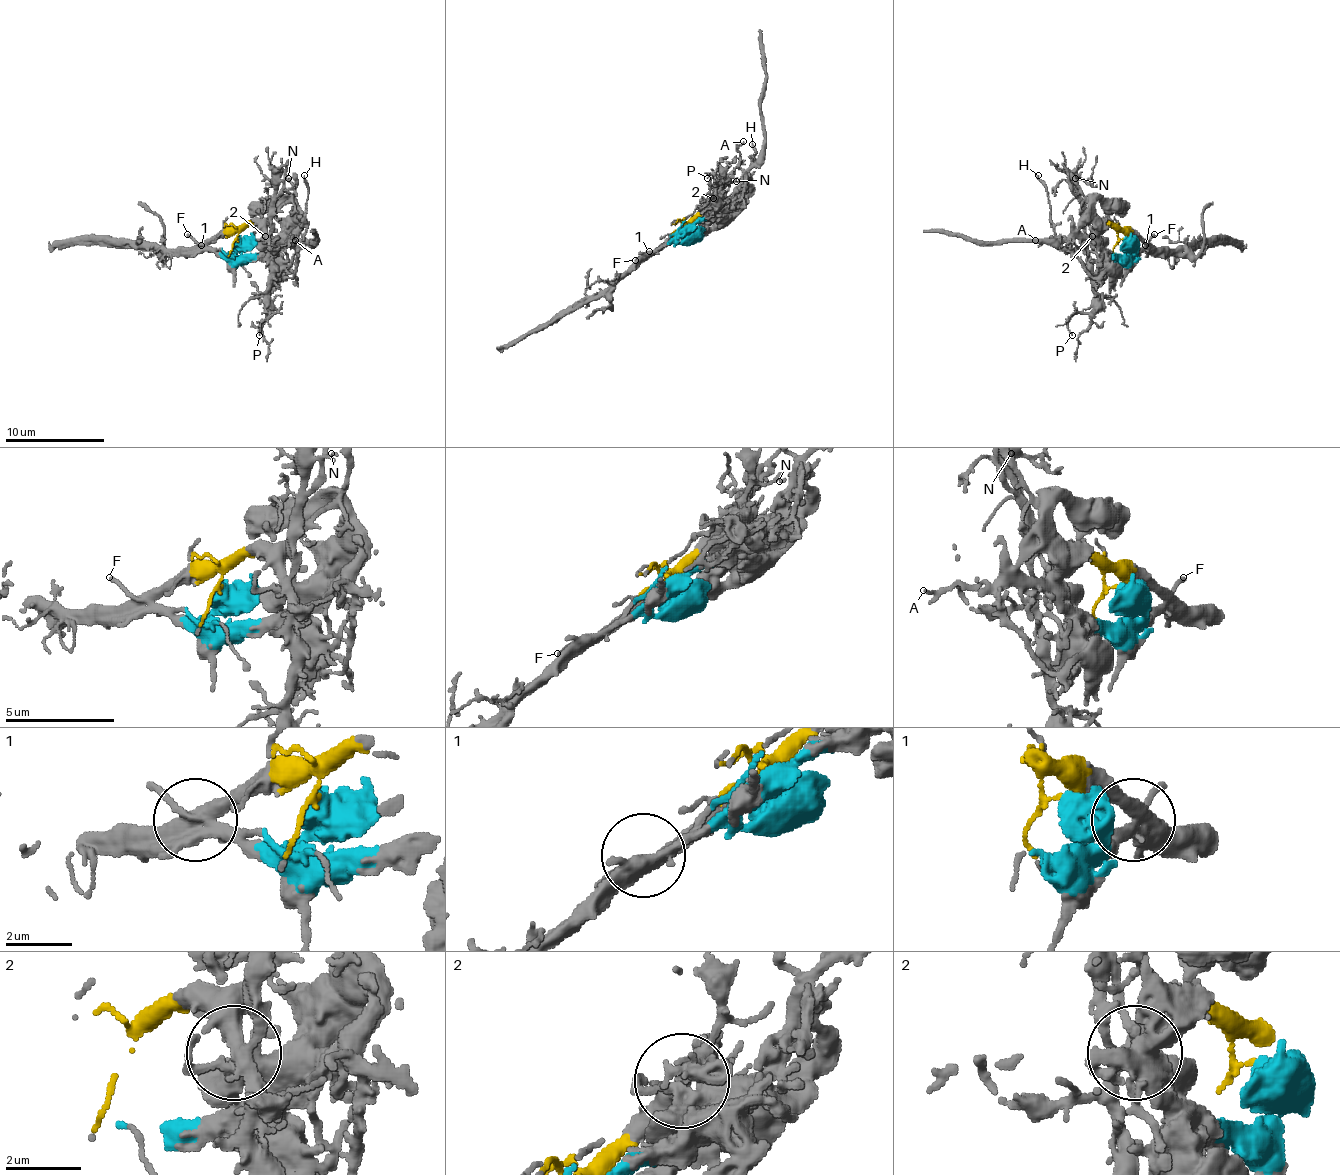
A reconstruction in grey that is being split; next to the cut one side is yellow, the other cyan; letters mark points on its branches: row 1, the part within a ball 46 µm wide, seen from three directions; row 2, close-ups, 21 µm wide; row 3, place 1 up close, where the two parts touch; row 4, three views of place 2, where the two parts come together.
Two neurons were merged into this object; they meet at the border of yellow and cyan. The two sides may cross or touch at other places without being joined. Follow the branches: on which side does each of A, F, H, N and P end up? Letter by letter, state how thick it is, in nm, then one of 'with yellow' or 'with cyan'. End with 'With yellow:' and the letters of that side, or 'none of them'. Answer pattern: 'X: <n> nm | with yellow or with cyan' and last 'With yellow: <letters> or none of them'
A: 100 nm | with cyan
F: 160 nm | with cyan
H: 160 nm | with cyan
N: 200 nm | with yellow
P: 100 nm | with yellow
With yellow: N, P

